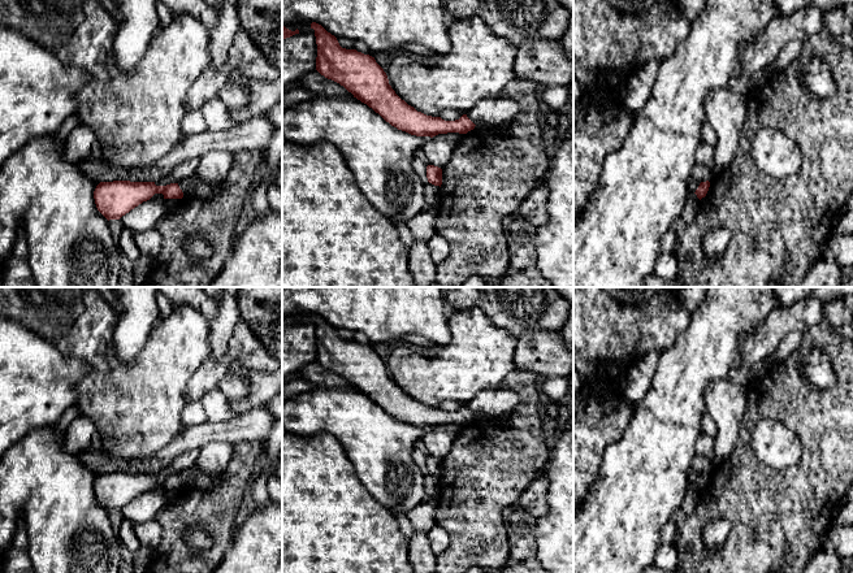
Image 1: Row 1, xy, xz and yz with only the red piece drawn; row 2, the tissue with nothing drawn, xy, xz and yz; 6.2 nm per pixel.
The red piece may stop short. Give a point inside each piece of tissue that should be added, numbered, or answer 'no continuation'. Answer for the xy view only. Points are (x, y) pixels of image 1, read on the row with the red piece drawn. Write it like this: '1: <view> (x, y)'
no continuation

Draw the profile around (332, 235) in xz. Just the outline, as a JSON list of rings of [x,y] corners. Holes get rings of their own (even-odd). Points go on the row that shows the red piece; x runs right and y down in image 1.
[[[282,142],[282,287],[413,287],[407,257],[395,223],[371,204],[332,144]]]

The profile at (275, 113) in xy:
[[[282,101],[273,105],[265,116],[276,125],[276,127],[282,129]]]

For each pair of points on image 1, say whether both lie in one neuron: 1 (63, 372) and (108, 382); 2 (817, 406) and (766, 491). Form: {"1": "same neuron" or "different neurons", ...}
{"1": "different neurons", "2": "same neuron"}

